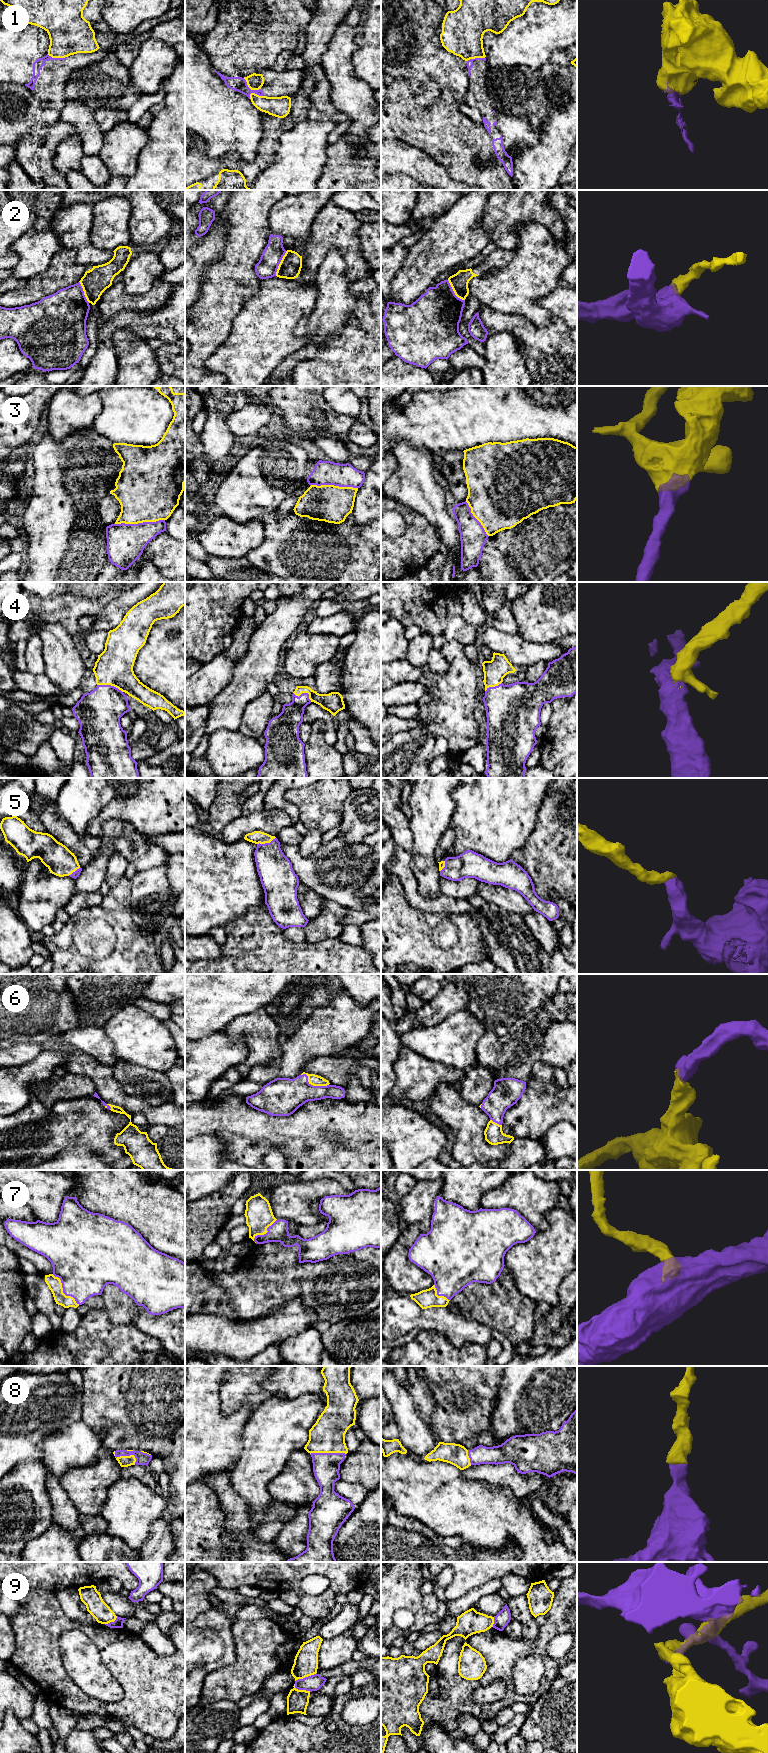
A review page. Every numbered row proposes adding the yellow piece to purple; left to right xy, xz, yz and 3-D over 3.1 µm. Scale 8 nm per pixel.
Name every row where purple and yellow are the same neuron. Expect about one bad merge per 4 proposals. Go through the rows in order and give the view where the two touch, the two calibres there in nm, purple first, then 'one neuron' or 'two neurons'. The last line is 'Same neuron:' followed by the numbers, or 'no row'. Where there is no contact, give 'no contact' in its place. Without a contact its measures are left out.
1: meets purple in xz; 120 nm thick on the purple side, 130 nm on the other; two neurons
2: meets purple in xz; 160 nm thick on the purple side, 180 nm on the other; two neurons
3: meets purple in xy; 300 nm thick on the purple side, 460 nm on the other; one neuron
4: meets purple in xy; 360 nm thick on the purple side, 300 nm on the other; one neuron
5: meets purple in xz; 280 nm thick on the purple side, 100 nm on the other; one neuron
6: meets purple in xz; 300 nm thick on the purple side, 90 nm on the other; one neuron
7: meets purple in xy; 420 nm thick on the purple side, 110 nm on the other; one neuron
8: meets purple in xz; 220 nm thick on the purple side, 280 nm on the other; one neuron
9: meets purple in xz; 130 nm thick on the purple side, 190 nm on the other; two neurons
Same neuron: 3, 4, 5, 6, 7, 8

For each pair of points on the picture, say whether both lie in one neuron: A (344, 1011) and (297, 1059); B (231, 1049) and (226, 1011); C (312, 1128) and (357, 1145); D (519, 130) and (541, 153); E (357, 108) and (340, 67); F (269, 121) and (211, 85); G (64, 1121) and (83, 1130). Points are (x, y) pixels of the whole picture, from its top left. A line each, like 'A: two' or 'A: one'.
A: one
B: two
C: one
D: two
E: one
F: two
G: one

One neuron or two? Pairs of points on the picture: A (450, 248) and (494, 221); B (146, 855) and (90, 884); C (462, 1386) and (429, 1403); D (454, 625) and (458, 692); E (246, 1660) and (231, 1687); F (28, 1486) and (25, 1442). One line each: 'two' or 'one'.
A: two
B: two
C: two
D: two
E: one
F: two

